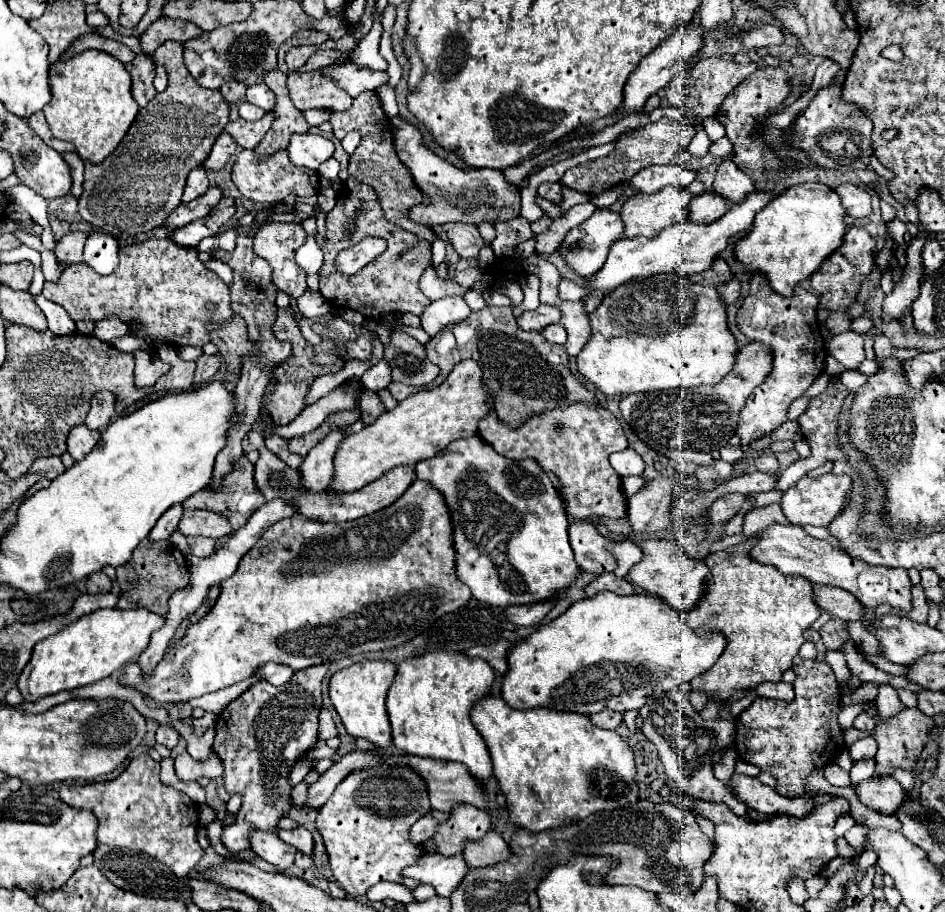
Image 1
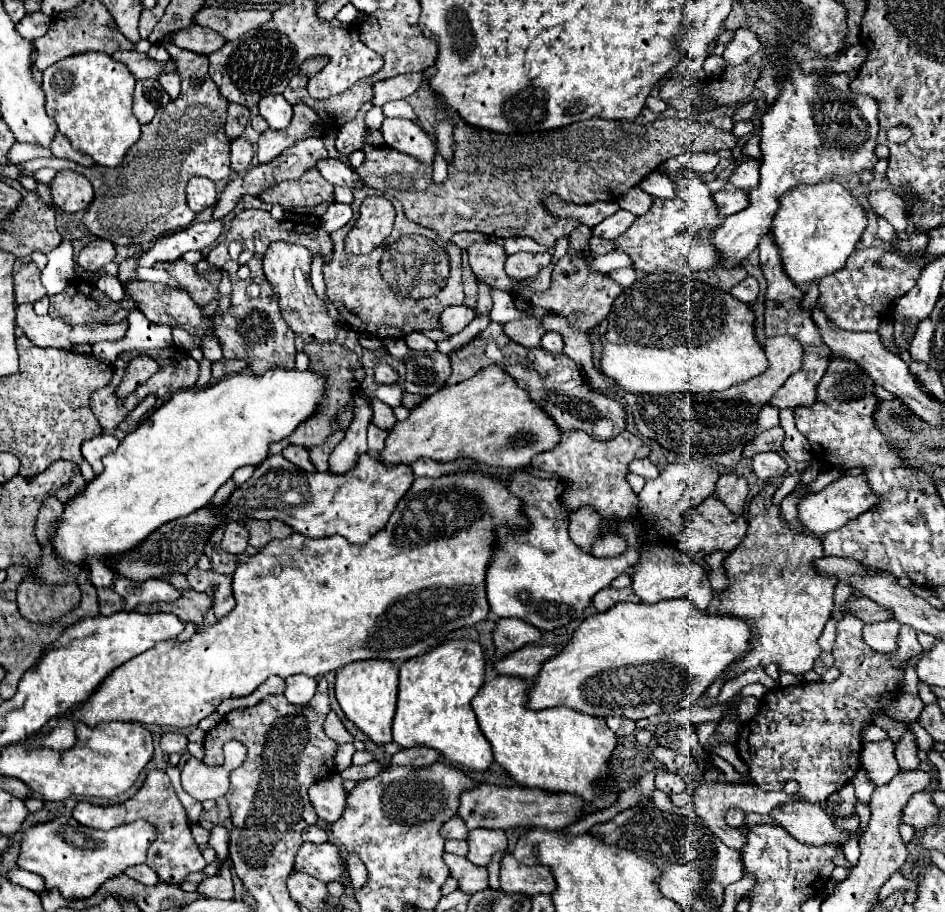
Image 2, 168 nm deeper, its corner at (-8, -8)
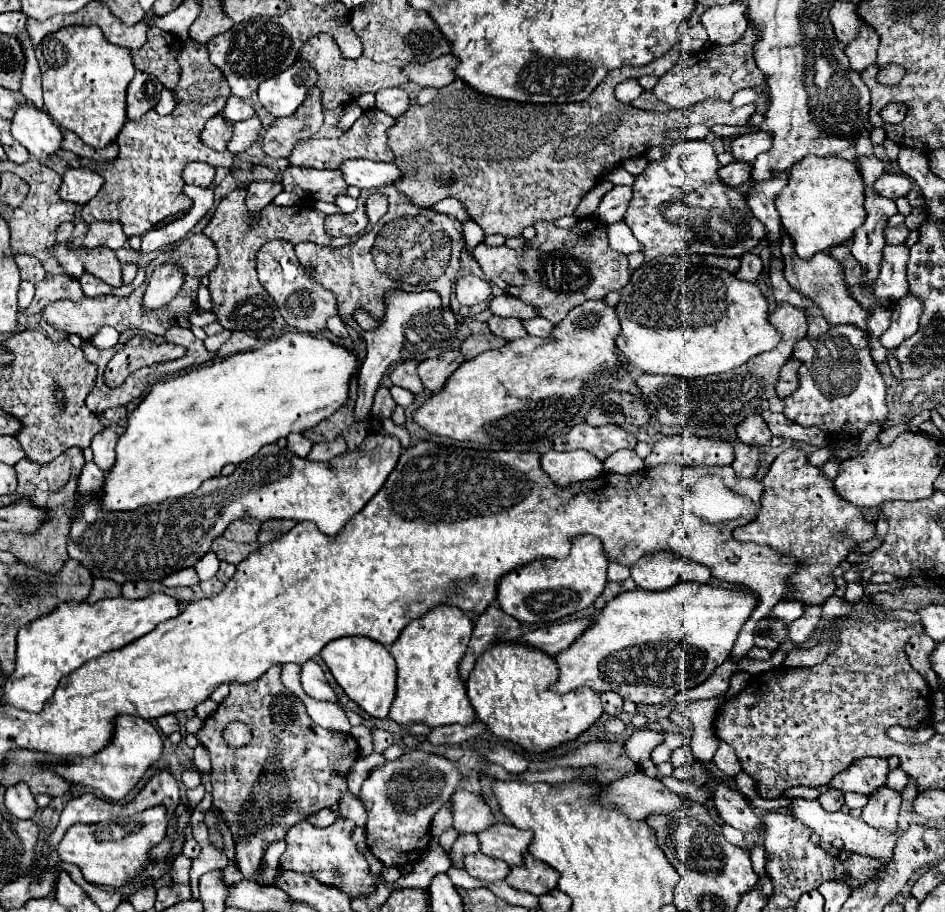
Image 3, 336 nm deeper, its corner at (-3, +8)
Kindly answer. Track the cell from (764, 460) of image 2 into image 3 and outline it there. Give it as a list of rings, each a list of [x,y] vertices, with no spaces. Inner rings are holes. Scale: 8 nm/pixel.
[[[755,414],[755,416],[749,416],[747,420],[743,420],[743,424],[739,424],[737,438],[743,444],[765,446],[771,440],[771,432],[769,432],[765,420],[759,414]]]

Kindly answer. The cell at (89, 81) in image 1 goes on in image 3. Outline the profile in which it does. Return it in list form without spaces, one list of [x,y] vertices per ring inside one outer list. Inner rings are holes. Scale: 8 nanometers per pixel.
[[[67,26],[57,30],[53,36],[45,36],[37,46],[35,54],[43,74],[43,98],[49,116],[61,126],[75,132],[85,144],[93,148],[105,148],[115,140],[127,122],[125,116],[125,90],[129,80],[135,76],[131,52],[123,46],[111,44],[99,26]]]

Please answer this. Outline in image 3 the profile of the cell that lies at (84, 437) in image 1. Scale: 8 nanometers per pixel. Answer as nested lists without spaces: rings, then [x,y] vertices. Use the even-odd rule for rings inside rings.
[[[107,426],[99,434],[93,436],[91,440],[91,450],[93,450],[93,462],[103,470],[109,472],[115,464],[115,444],[119,440],[119,428],[117,426]]]

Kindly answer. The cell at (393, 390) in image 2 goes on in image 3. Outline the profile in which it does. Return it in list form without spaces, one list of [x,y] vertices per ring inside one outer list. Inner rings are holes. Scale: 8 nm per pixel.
[[[391,386],[391,396],[393,396],[393,398],[397,400],[397,404],[403,406],[403,408],[407,408],[407,406],[411,406],[411,404],[415,402],[413,392],[409,392],[409,390],[405,390],[405,388],[399,388],[399,386]]]

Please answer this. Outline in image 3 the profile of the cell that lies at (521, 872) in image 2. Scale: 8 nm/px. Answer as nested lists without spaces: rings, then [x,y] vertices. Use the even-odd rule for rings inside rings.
[[[525,854],[523,866],[513,866],[511,874],[505,880],[515,890],[529,892],[533,896],[543,896],[557,888],[559,872],[549,864],[543,864],[541,860],[533,858],[531,854]]]

